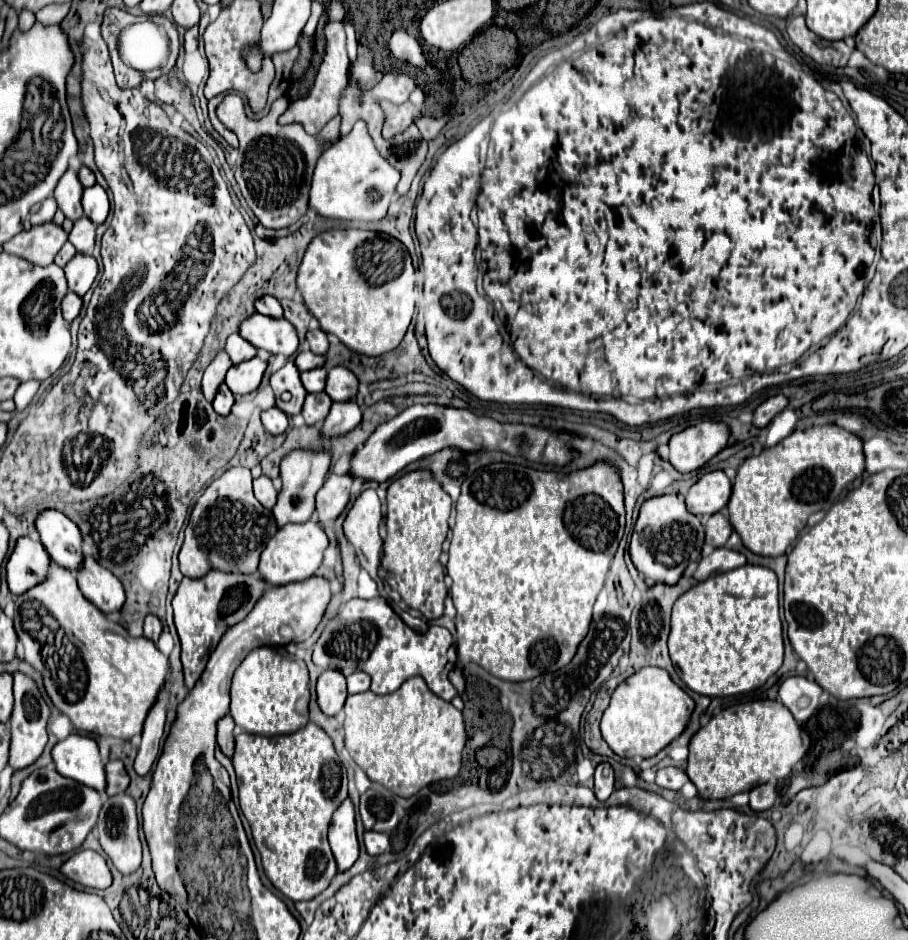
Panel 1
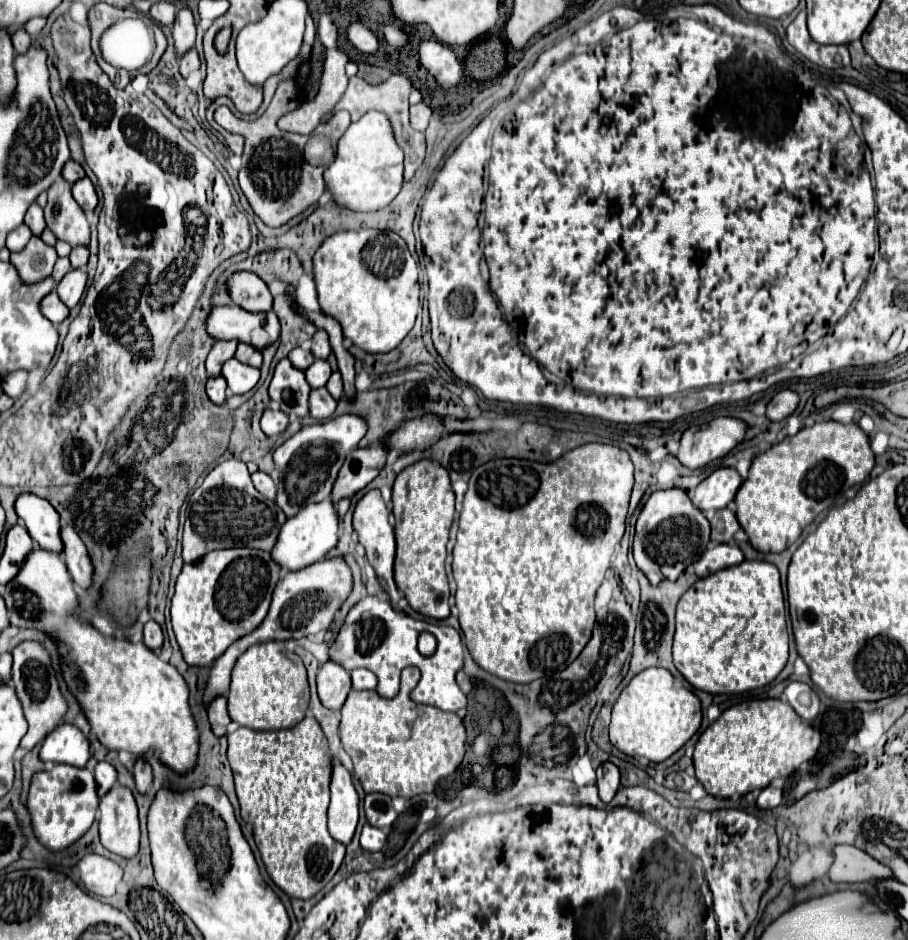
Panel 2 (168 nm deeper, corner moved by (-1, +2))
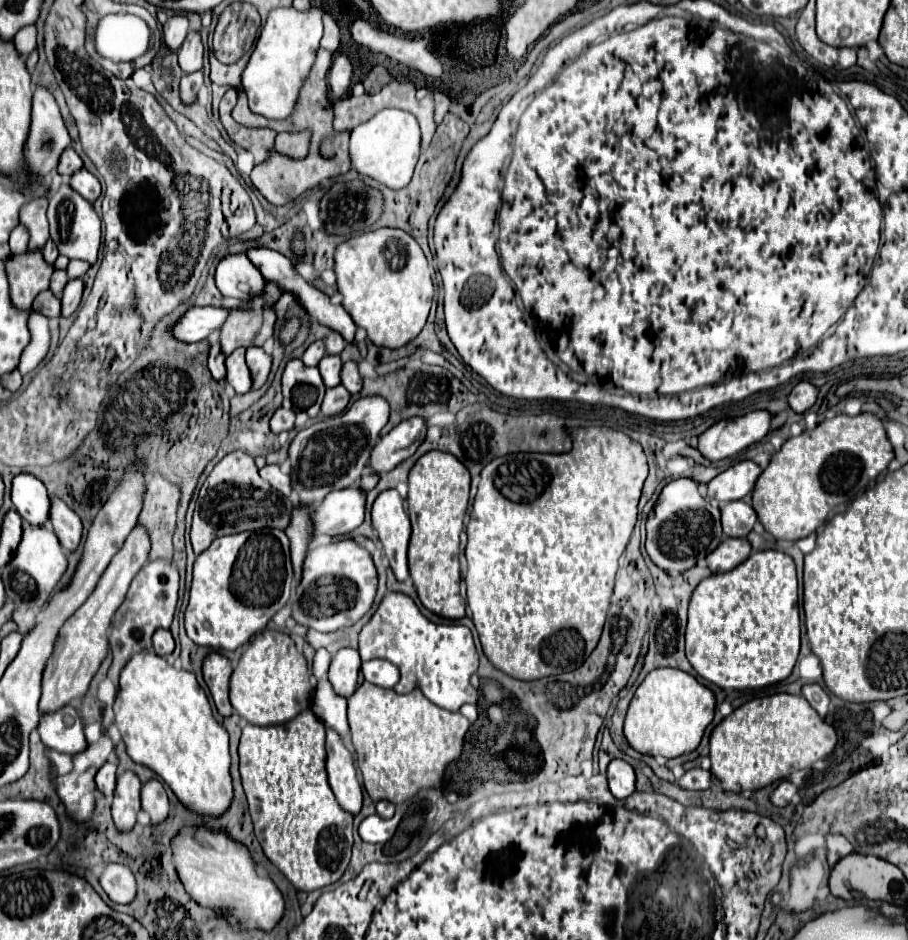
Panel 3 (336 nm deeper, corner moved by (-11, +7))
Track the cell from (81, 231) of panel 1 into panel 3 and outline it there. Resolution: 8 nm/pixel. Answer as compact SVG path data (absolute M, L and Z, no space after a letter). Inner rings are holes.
M73 259L73 261L69 261L67 275L69 275L69 279L81 279L81 277L87 273L87 269L89 269L87 261L77 261L77 259Z

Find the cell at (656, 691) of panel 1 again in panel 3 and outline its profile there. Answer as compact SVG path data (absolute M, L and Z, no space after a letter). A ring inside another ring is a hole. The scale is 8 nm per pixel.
M655 669L637 687L627 717L625 737L629 745L643 755L661 755L665 759L691 753L699 747L707 725L715 715L715 695L693 675L679 669Z

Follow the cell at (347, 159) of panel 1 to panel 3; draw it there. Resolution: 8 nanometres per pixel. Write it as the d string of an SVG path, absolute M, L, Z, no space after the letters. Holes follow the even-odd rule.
M383 109L351 131L349 151L353 169L357 169L361 175L373 177L391 189L403 189L411 181L415 163L419 159L419 147L421 133L415 115L401 109Z

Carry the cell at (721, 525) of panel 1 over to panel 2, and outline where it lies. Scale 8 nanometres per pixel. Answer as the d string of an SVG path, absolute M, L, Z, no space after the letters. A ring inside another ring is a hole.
M731 508L717 510L711 520L711 540L715 544L731 542L733 534L739 530L739 522L735 518L735 512Z

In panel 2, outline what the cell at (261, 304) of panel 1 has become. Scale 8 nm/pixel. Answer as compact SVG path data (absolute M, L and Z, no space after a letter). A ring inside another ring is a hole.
M239 272L229 278L229 294L233 302L249 312L269 312L273 310L273 296L267 284L253 272Z

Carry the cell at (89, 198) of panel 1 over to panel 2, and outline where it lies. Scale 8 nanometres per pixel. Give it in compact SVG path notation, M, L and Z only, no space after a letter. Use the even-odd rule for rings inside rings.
M81 178L73 184L73 198L77 200L77 204L85 210L85 212L93 212L97 208L97 192L95 192L95 186L89 178Z

